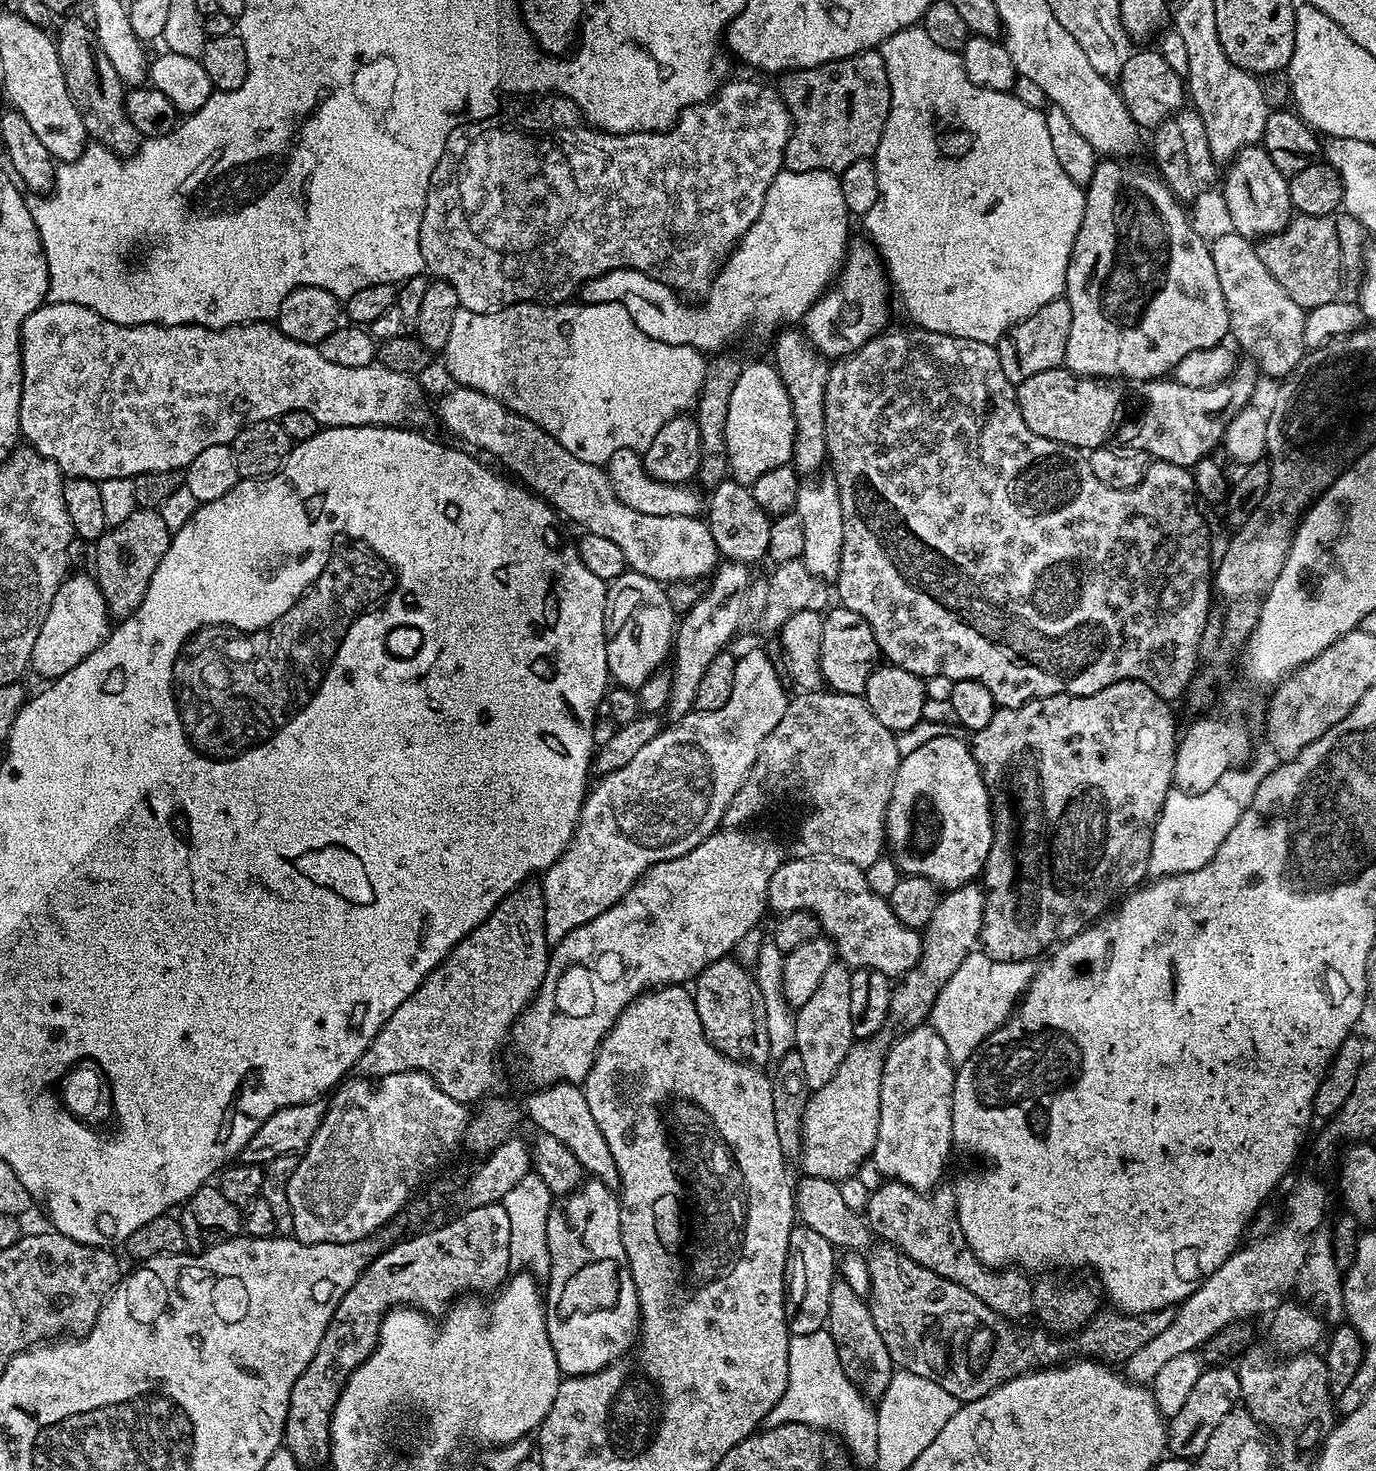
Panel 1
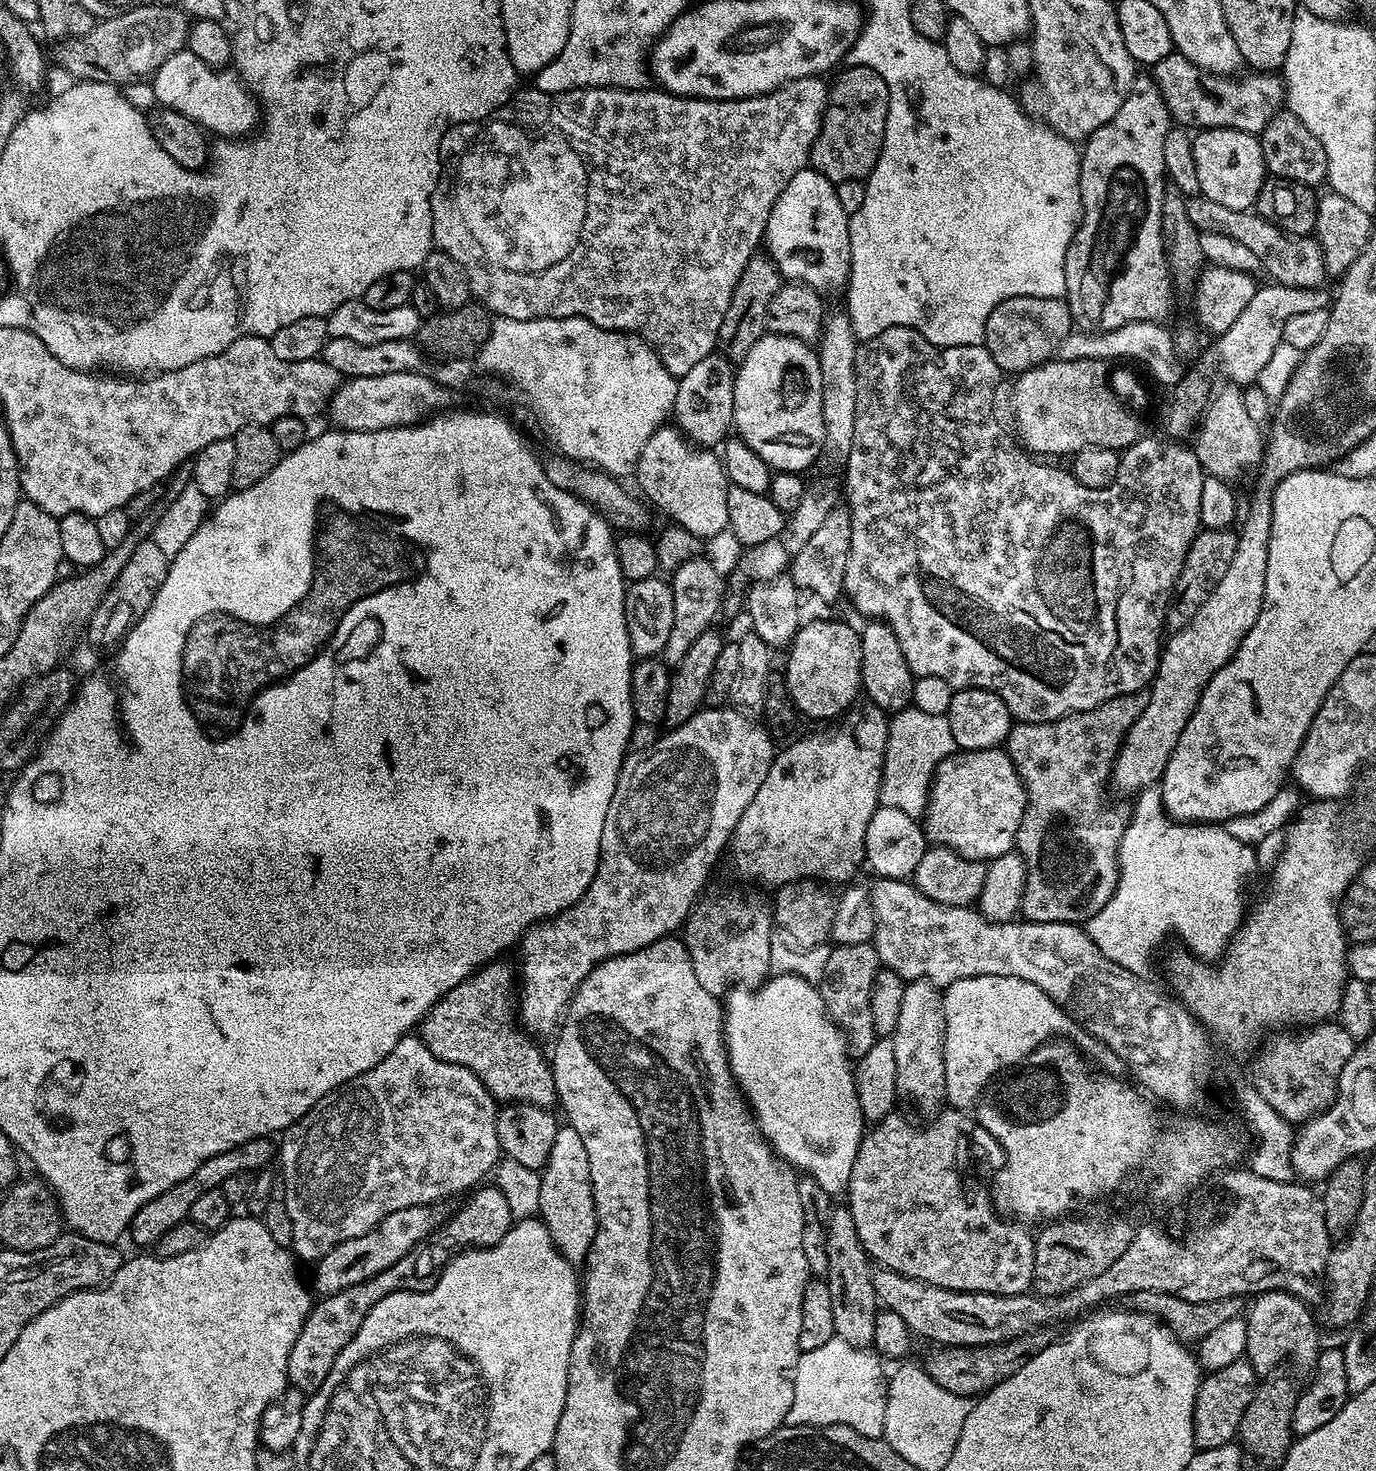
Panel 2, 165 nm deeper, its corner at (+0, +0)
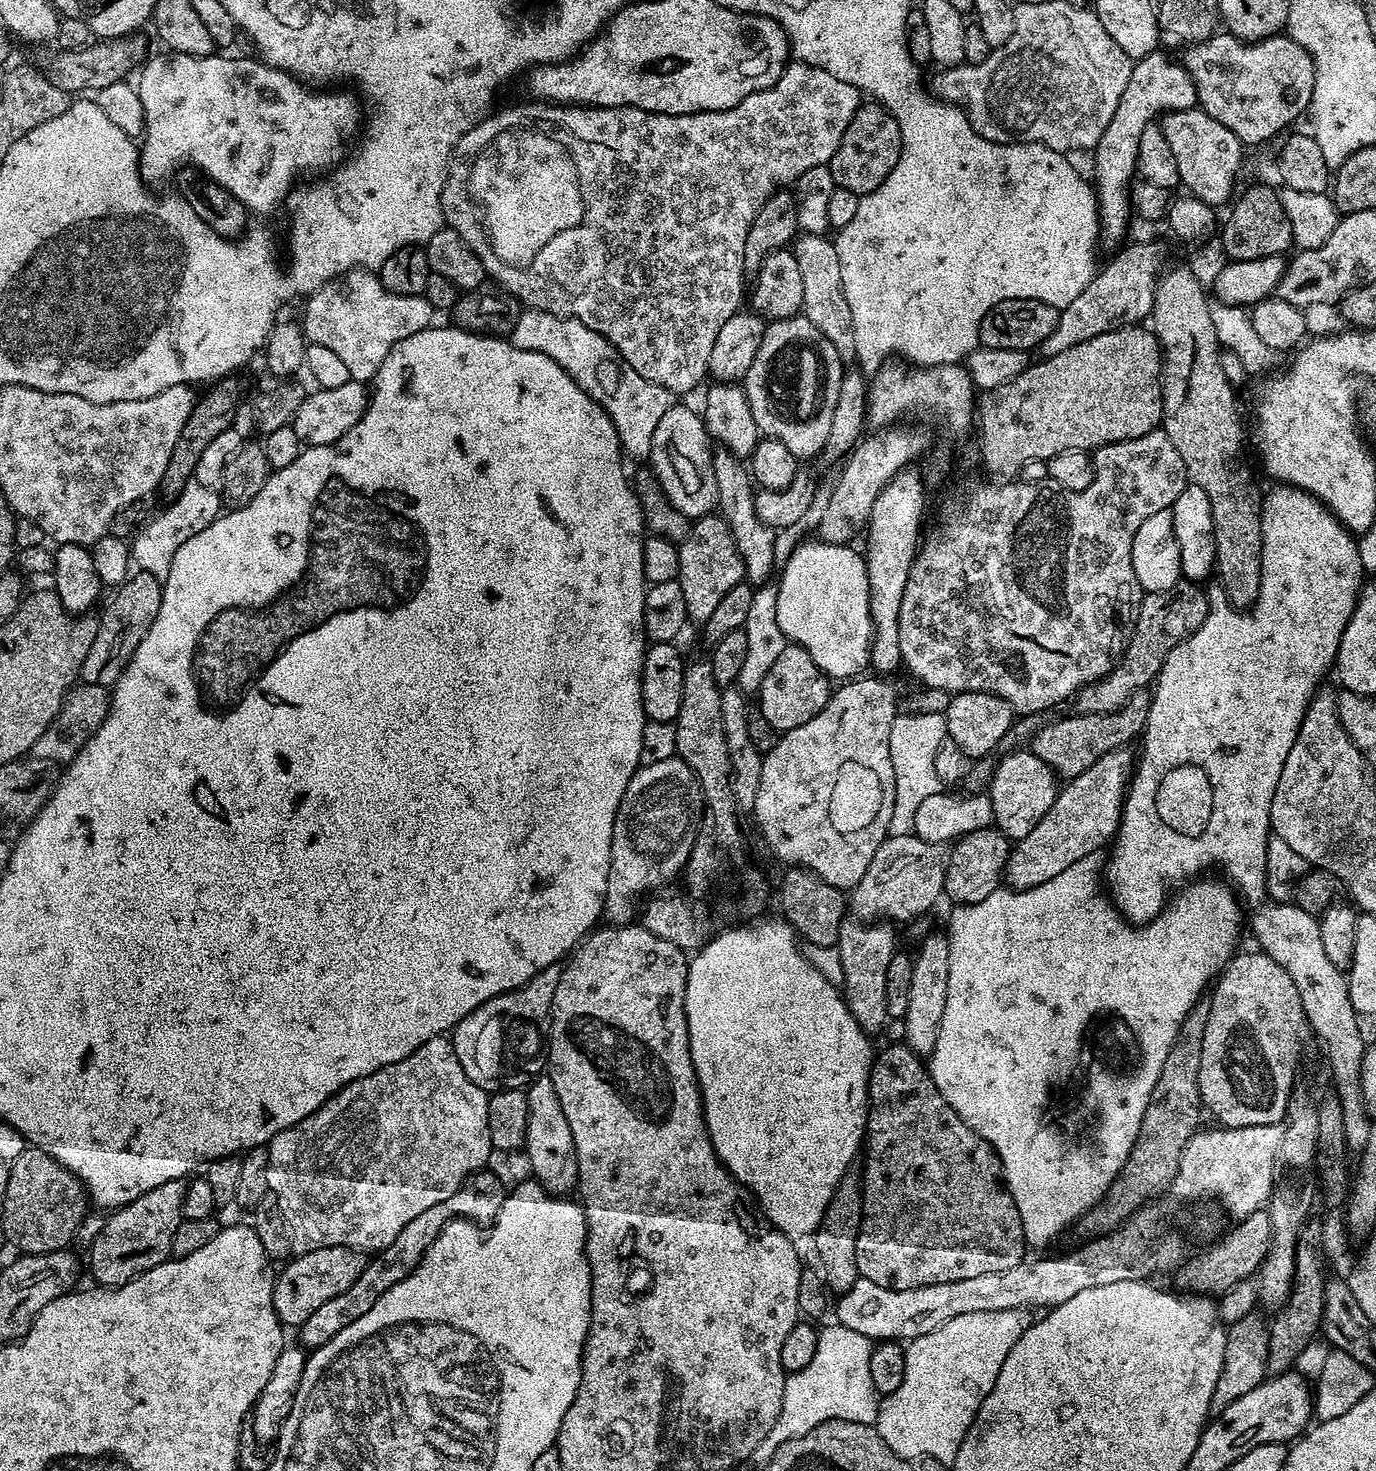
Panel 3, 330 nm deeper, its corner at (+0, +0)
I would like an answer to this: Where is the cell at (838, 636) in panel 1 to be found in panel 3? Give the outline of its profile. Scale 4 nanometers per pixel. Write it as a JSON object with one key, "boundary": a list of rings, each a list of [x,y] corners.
{"boundary":[[[789,643],[775,659],[774,666],[771,666],[760,686],[758,699],[765,722],[770,727],[777,728],[777,733],[780,734],[802,726],[802,722],[810,722],[810,718],[814,718],[814,714],[818,714],[828,704],[828,684],[830,685],[829,677],[817,666],[814,658],[810,658],[804,648]]]}

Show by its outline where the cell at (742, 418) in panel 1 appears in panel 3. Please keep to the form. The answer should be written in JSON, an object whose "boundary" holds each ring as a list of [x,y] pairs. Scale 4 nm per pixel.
{"boundary":[[[802,314],[785,320],[773,320],[765,327],[762,346],[758,346],[758,354],[754,354],[754,362],[744,375],[742,387],[750,402],[750,414],[754,414],[754,422],[758,430],[769,440],[784,443],[790,454],[797,458],[816,456],[826,449],[826,438],[830,438],[830,421],[834,419],[834,406],[838,402],[838,390],[842,386],[842,378],[846,371],[845,361],[840,359],[838,350],[830,346],[830,338],[814,326]]]}

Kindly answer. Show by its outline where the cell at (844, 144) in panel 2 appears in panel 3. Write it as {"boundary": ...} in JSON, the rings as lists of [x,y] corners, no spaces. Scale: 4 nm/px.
{"boundary":[[[864,102],[854,114],[850,126],[846,126],[846,134],[842,134],[842,142],[838,150],[834,150],[826,167],[830,170],[836,187],[845,188],[855,196],[862,197],[878,190],[878,186],[886,182],[890,170],[894,170],[898,162],[901,150],[902,134],[891,112],[879,102]]]}

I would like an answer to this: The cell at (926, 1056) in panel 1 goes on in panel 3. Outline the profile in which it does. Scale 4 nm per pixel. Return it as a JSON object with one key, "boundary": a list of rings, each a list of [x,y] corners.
{"boundary":[[[943,931],[928,936],[920,944],[920,953],[915,953],[912,969],[914,978],[910,982],[910,1002],[902,1017],[904,1036],[908,1047],[921,1058],[931,1057],[938,1042],[938,1030],[942,1026],[942,1010],[946,1010],[946,986],[950,982],[950,943]]]}

